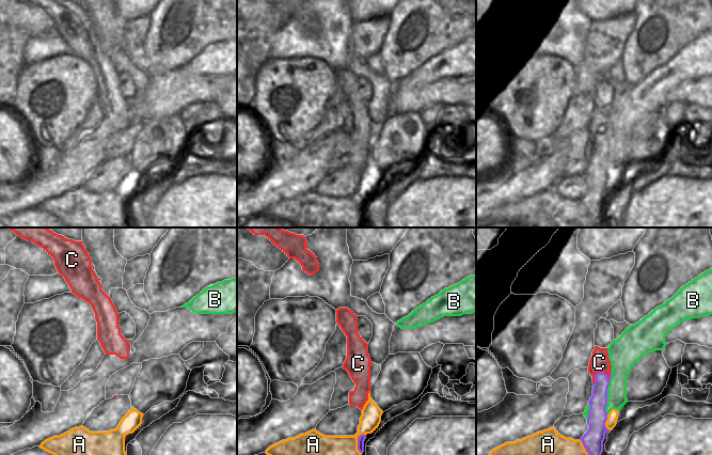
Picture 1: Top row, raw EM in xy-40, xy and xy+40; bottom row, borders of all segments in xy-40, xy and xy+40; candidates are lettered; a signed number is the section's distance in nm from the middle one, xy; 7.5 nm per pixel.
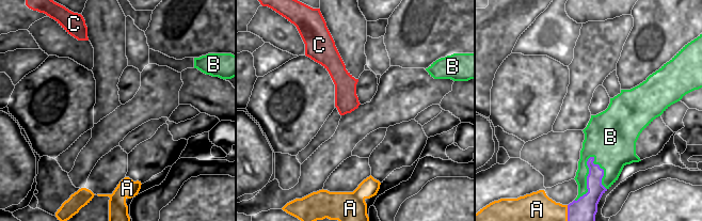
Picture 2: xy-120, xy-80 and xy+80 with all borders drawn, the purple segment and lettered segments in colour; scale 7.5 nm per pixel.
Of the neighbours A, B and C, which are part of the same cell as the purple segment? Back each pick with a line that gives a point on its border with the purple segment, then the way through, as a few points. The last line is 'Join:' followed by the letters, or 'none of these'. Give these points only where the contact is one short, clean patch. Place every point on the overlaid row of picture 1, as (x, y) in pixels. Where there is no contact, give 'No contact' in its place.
C: Touches purple at xy+40 (599, 372)
Join: C

